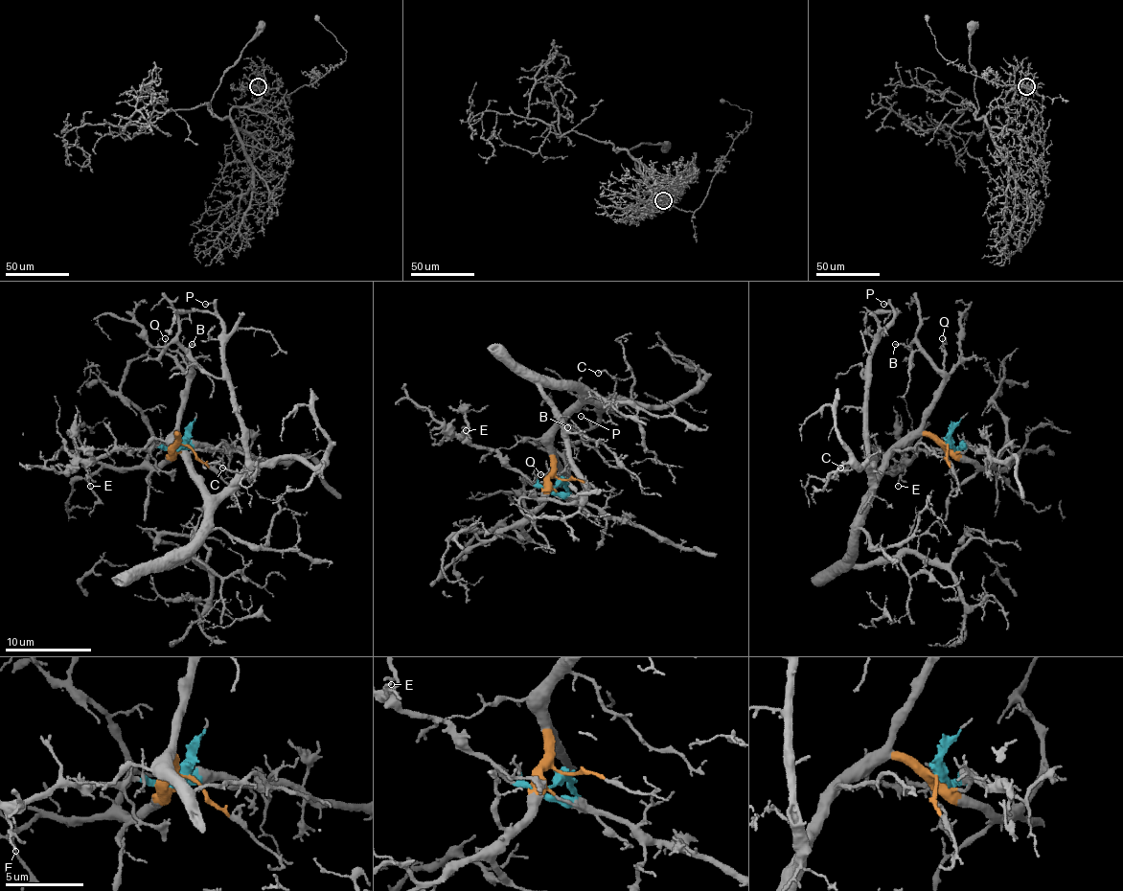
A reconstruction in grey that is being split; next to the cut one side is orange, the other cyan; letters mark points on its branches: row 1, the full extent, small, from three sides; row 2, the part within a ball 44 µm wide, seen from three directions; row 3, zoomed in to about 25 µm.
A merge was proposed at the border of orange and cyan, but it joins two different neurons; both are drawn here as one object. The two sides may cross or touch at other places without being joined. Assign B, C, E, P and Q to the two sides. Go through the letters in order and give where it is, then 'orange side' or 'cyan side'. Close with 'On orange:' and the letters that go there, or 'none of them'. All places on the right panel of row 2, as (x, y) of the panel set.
B: place (895, 344); orange side
C: place (840, 468); orange side
E: place (898, 486); cyan side
P: place (883, 304); orange side
Q: place (942, 338); orange side
On orange: B, C, P, Q

